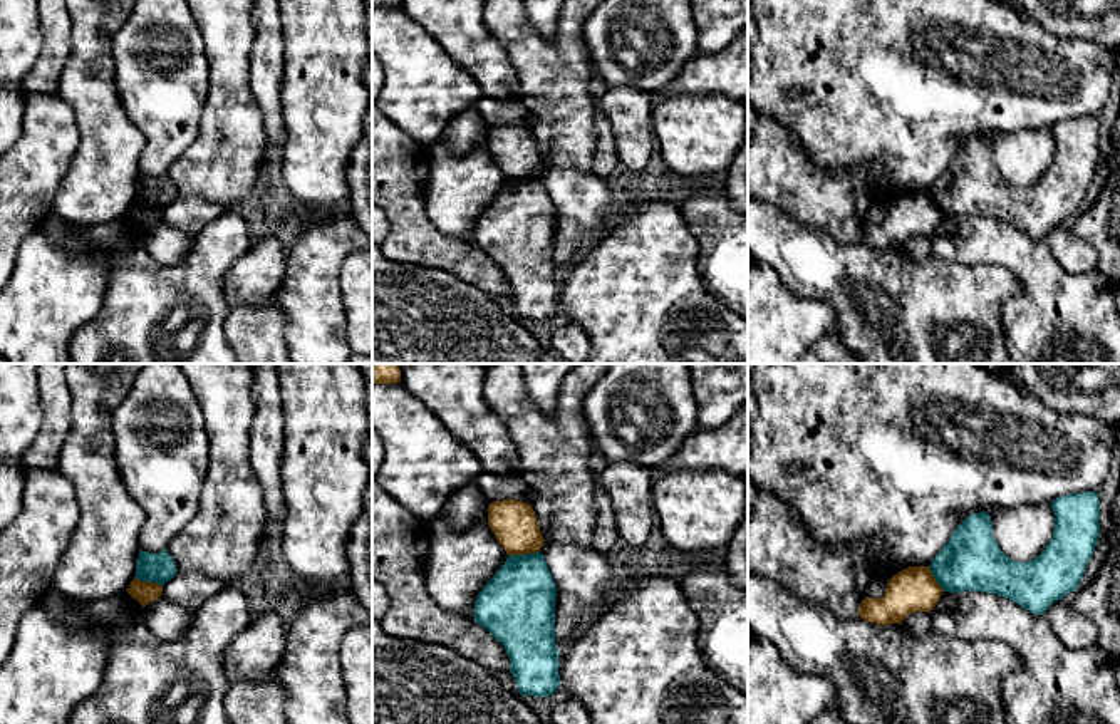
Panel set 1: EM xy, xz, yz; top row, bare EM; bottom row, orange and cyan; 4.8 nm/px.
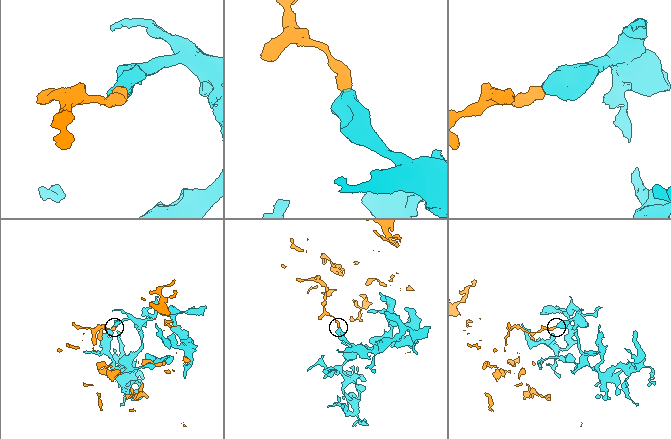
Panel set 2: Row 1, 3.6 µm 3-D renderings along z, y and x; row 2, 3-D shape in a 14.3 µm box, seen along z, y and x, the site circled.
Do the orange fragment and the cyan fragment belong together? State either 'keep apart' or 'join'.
keep apart

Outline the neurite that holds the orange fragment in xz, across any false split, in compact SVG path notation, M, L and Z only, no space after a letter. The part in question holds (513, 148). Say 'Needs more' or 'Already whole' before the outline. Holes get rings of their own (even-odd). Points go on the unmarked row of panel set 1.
Already whole. M523 126L490 127L488 149L508 181L537 178L545 168L531 129Z

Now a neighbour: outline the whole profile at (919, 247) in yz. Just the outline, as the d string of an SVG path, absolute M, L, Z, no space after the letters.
M914 236L904 243L902 251L910 260L924 260L931 256L931 240L927 236Z

